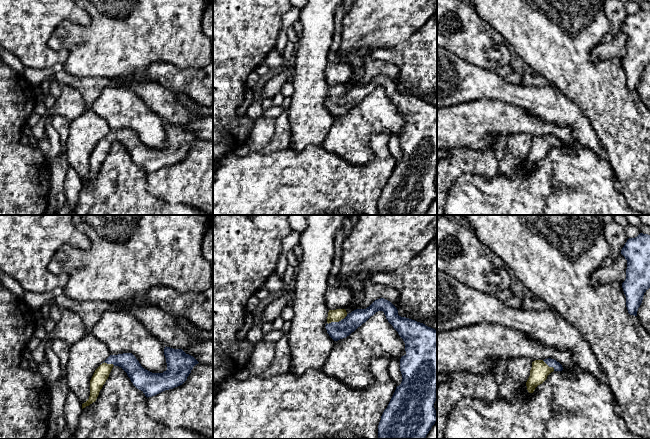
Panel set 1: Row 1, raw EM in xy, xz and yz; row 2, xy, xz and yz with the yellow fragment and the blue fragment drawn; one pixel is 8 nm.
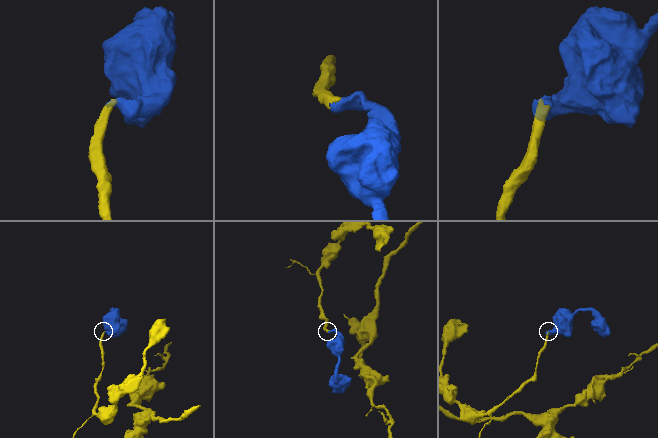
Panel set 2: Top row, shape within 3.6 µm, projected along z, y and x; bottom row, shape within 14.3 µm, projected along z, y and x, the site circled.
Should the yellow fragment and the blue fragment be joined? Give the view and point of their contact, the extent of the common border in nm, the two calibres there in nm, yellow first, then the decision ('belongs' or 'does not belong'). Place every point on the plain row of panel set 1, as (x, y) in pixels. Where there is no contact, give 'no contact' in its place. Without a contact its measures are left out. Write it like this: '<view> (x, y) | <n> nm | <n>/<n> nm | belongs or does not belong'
xz (337, 97) | 180 nm | 100/140 nm | belongs

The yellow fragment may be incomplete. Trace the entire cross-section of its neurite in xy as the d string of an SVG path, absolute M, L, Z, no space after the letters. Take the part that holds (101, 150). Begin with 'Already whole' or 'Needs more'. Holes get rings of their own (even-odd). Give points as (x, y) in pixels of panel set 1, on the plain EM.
Needs more. M165 122L164 131L167 146L163 149L152 149L144 145L132 129L110 131L95 146L90 156L90 172L82 180L82 185L96 177L114 142L121 143L127 149L133 161L148 174L182 161L187 156L193 143L199 139L182 125Z

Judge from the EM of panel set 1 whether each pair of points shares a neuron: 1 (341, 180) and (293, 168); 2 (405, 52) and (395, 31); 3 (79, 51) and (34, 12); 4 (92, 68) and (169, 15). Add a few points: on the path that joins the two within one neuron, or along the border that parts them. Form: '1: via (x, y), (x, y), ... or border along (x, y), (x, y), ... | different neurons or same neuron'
1: via (329, 180), (305, 180) | same neuron
2: border along (419, 27), (393, 46), (378, 49) | different neurons
3: border along (78, 23), (61, 22), (50, 36), (47, 46) | different neurons
4: via (111, 49), (141, 19), (150, 19) | same neuron

